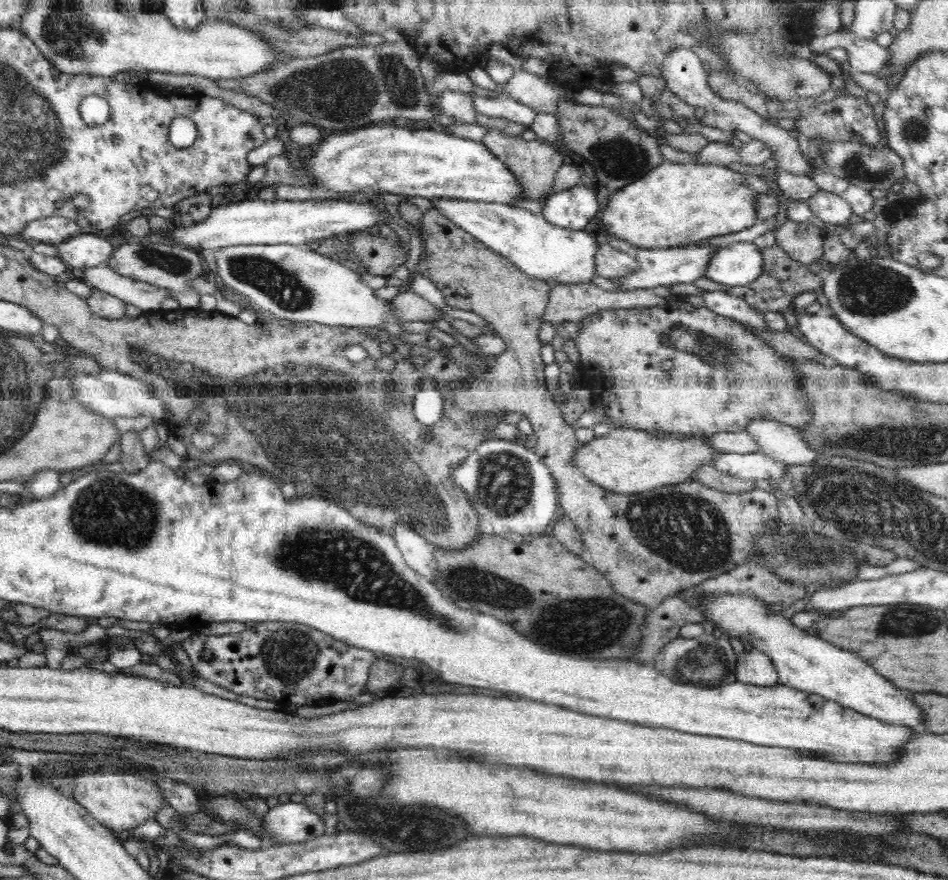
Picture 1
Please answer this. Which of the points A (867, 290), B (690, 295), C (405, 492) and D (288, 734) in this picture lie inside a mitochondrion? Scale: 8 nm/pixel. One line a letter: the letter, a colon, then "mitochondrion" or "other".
A: mitochondrion
B: other
C: mitochondrion
D: other

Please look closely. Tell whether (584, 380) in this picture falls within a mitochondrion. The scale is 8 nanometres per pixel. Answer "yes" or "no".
no

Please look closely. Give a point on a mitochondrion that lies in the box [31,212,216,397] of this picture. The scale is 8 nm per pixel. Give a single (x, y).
(167, 261)

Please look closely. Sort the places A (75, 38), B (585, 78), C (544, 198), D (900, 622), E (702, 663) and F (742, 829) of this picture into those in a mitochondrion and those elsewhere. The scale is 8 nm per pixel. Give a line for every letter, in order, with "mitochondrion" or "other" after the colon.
A: mitochondrion
B: other
C: other
D: mitochondrion
E: mitochondrion
F: other

